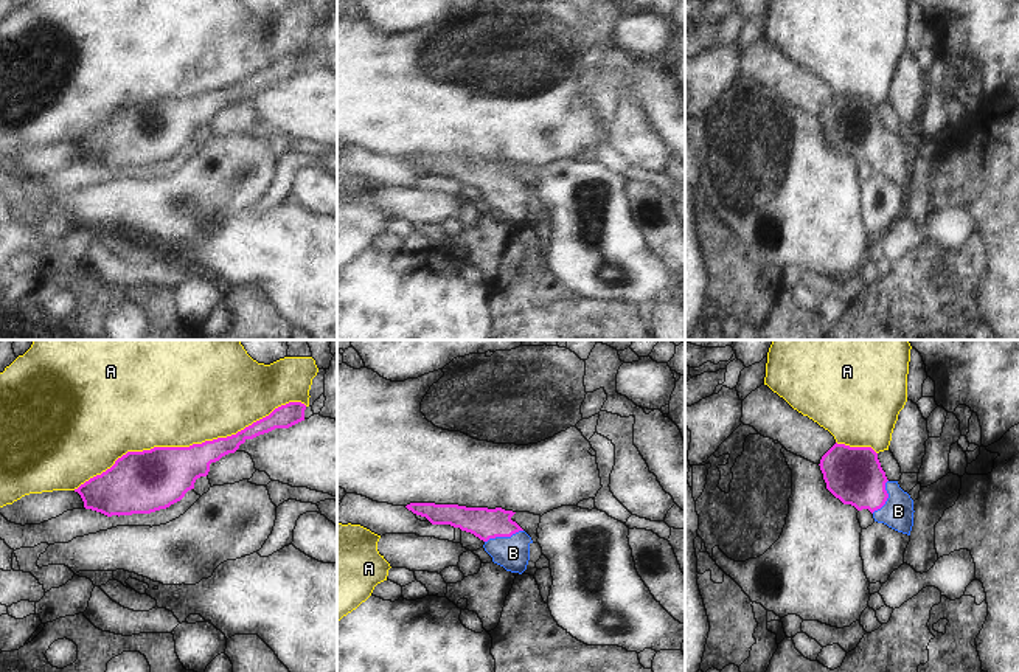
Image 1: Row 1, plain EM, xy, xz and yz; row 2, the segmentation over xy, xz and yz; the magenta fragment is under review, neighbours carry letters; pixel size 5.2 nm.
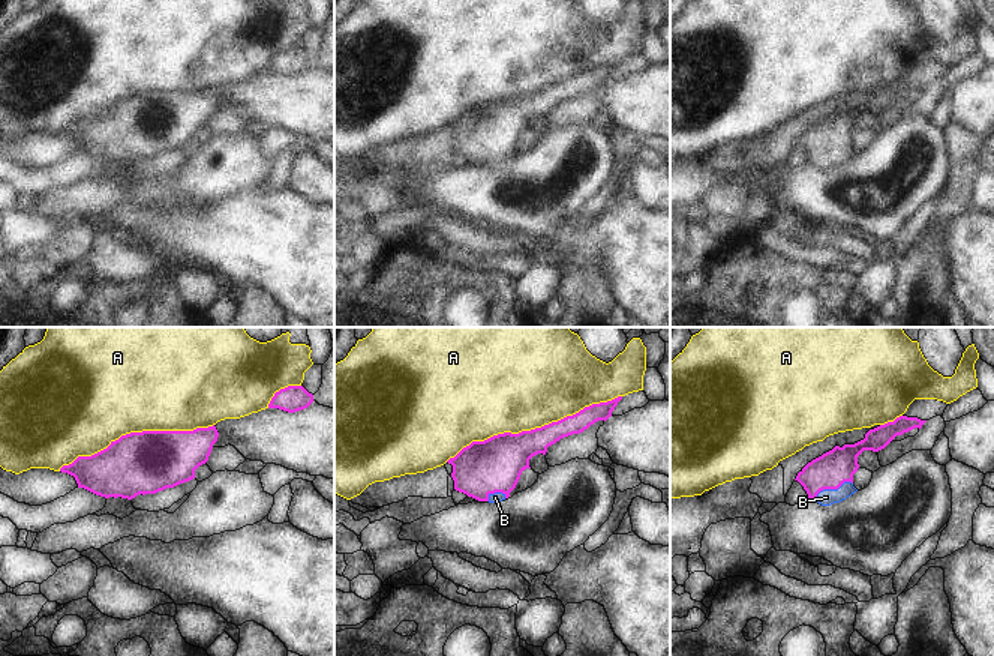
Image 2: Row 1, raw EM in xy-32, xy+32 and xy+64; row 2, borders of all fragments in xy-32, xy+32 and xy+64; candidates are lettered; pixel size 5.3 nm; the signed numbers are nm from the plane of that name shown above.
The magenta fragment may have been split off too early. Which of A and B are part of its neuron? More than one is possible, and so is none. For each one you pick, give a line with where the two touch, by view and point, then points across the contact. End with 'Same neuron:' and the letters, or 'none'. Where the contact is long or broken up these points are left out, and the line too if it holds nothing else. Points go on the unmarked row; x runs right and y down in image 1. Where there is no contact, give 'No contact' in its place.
B: Touches magenta at xz (504, 188). Path across: xz (485, 176), (504, 188), (513, 205)
Same neuron: B.

